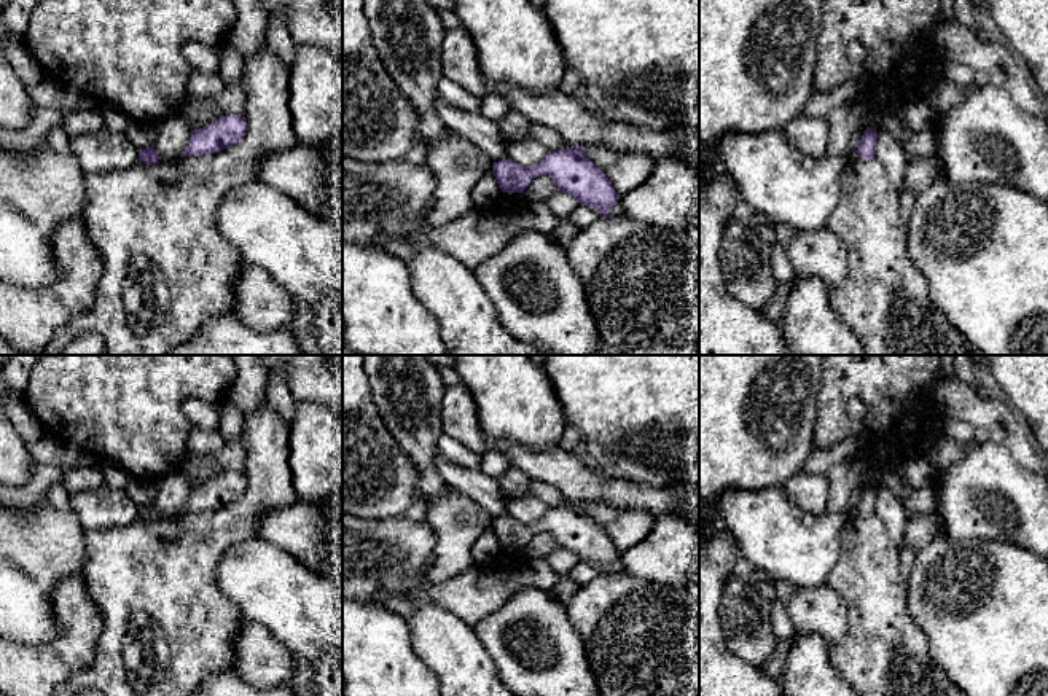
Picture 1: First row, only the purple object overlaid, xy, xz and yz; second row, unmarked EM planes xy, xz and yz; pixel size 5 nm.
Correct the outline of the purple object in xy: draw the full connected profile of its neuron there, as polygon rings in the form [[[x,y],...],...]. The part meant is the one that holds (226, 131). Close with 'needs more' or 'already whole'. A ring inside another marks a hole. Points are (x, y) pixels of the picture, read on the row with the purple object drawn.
[[[226,115],[191,131],[190,142],[183,151],[185,156],[202,156],[220,153],[237,143],[247,131],[247,118],[242,115]]]; already whole

